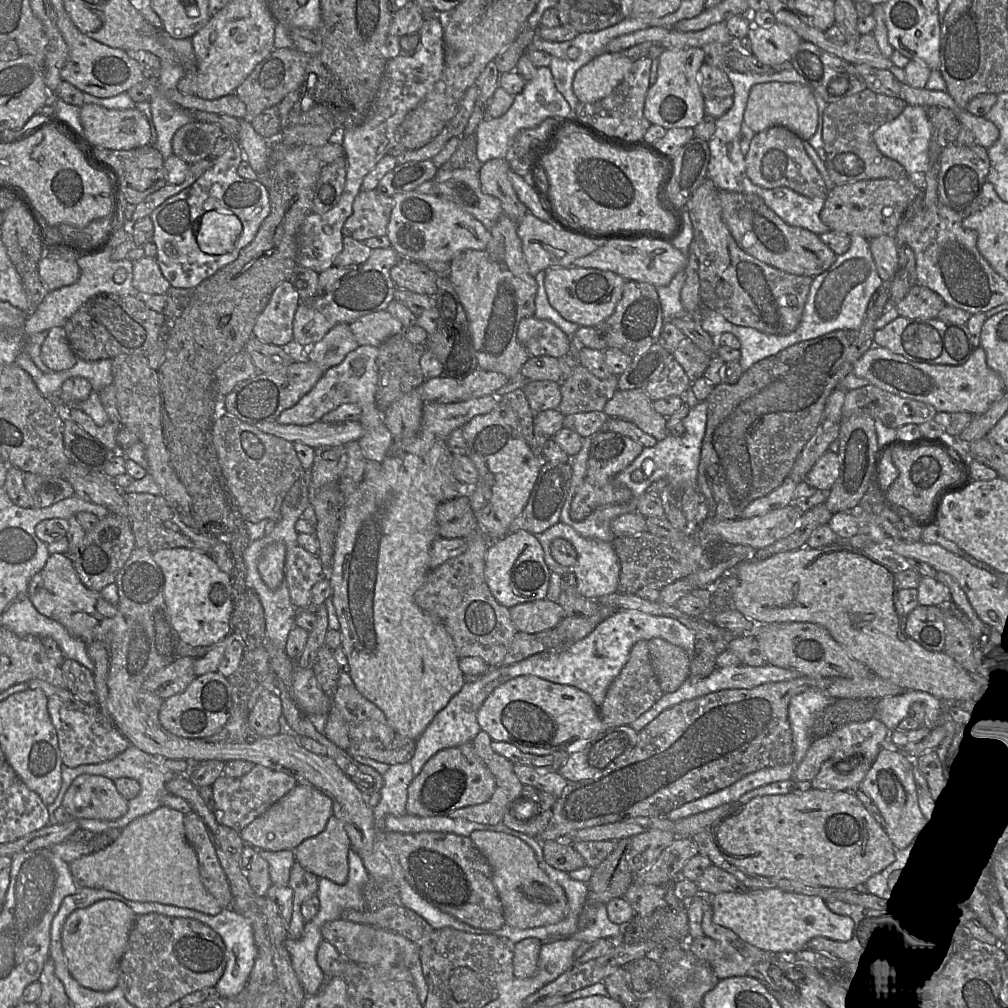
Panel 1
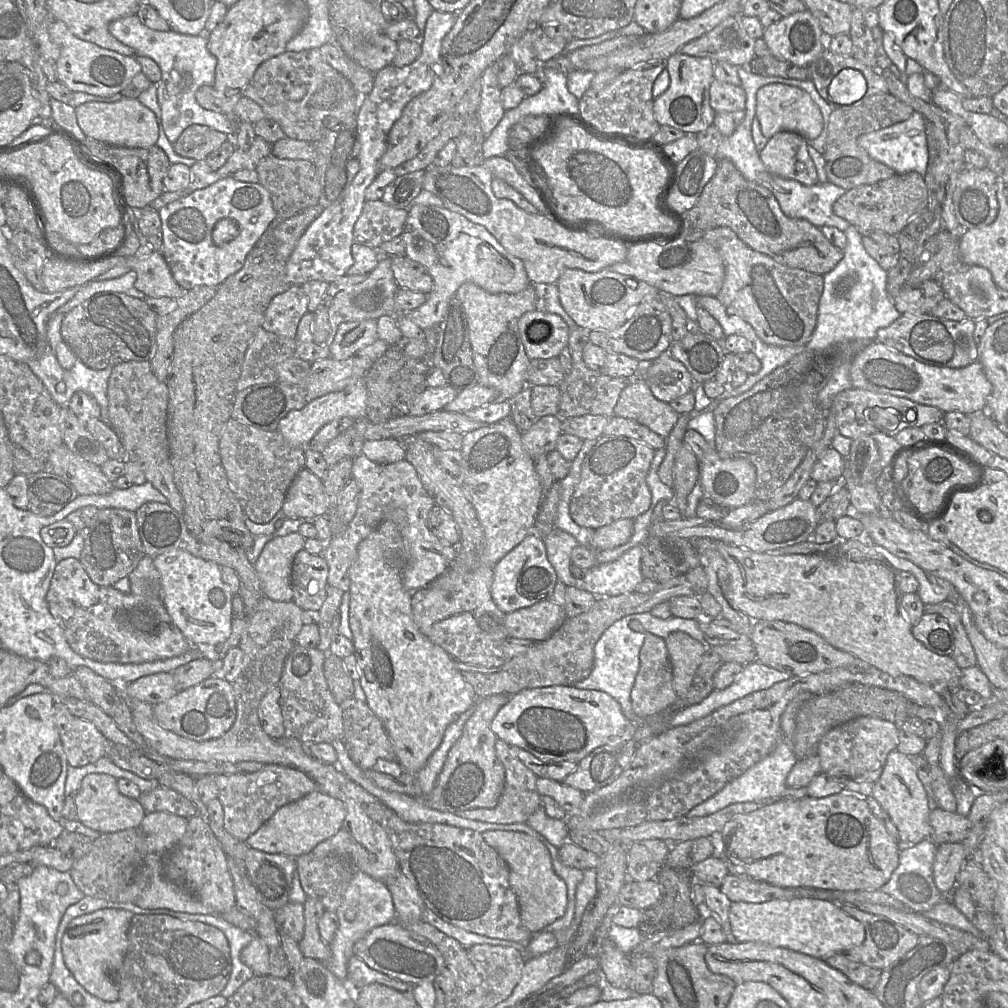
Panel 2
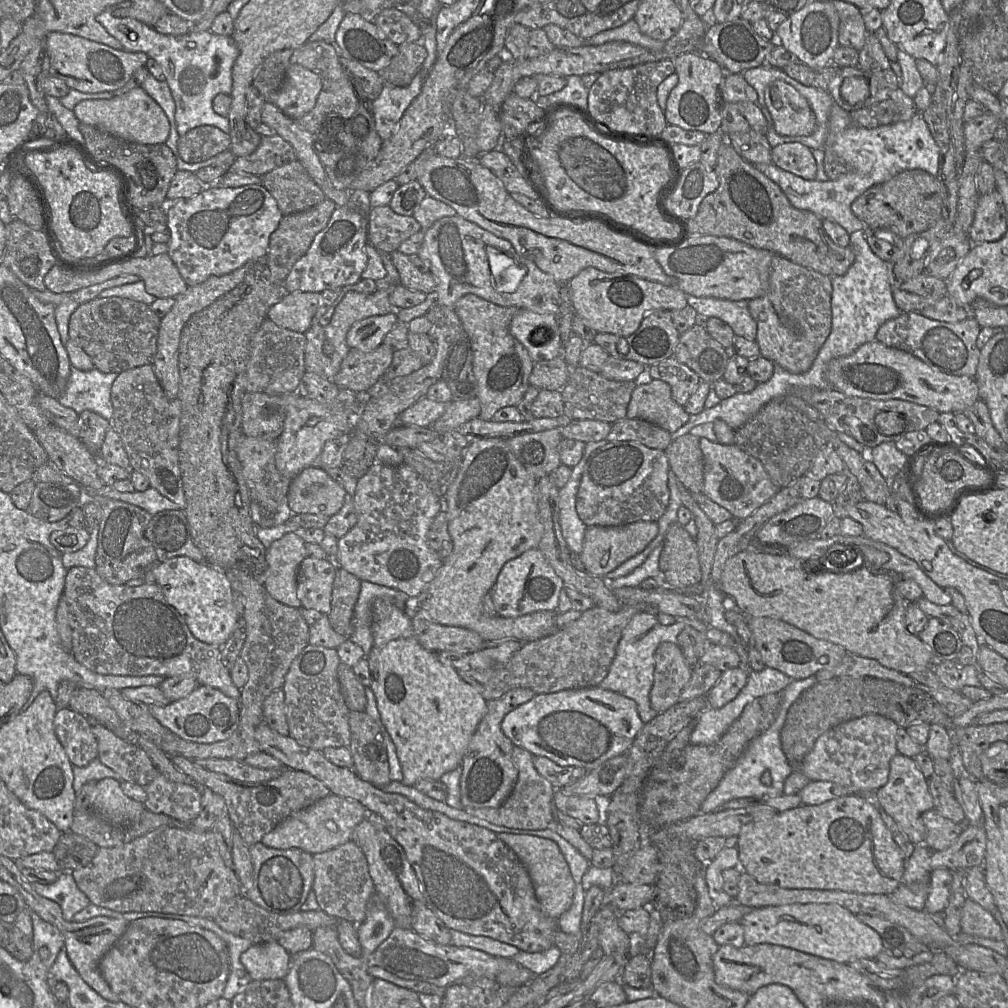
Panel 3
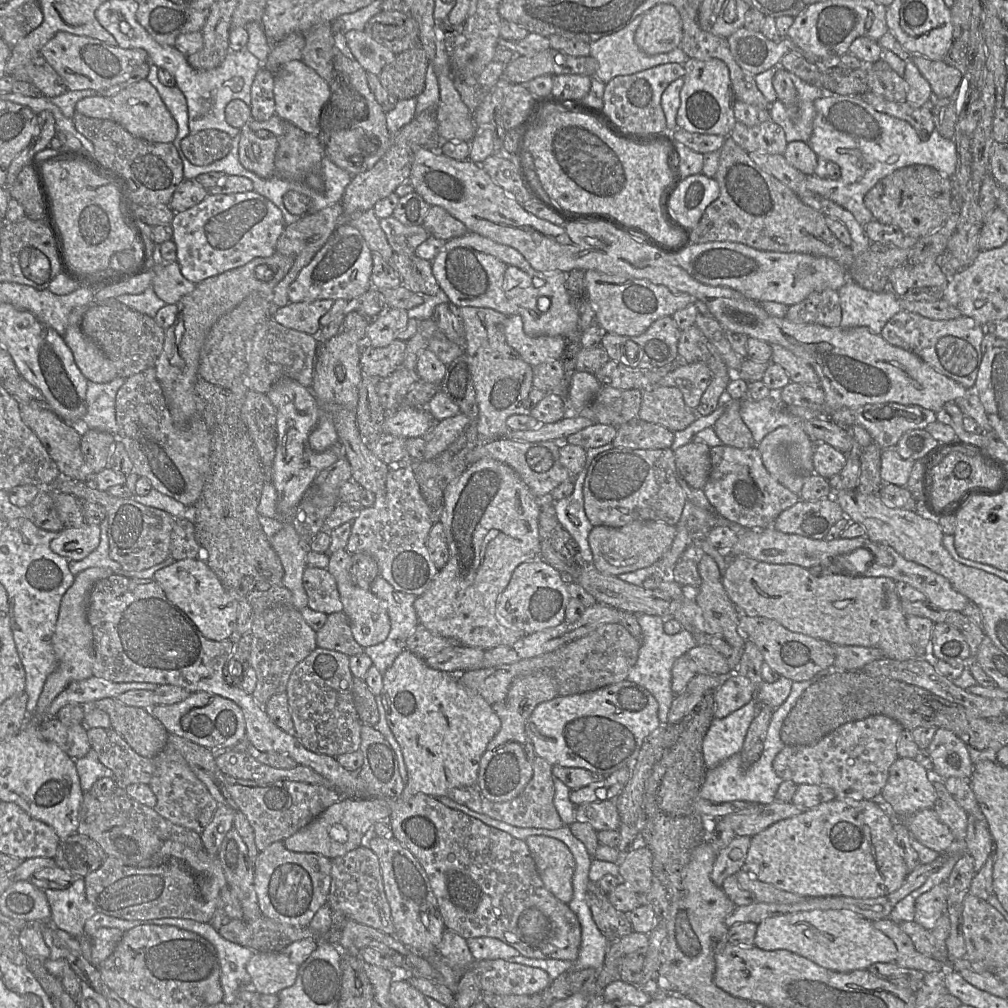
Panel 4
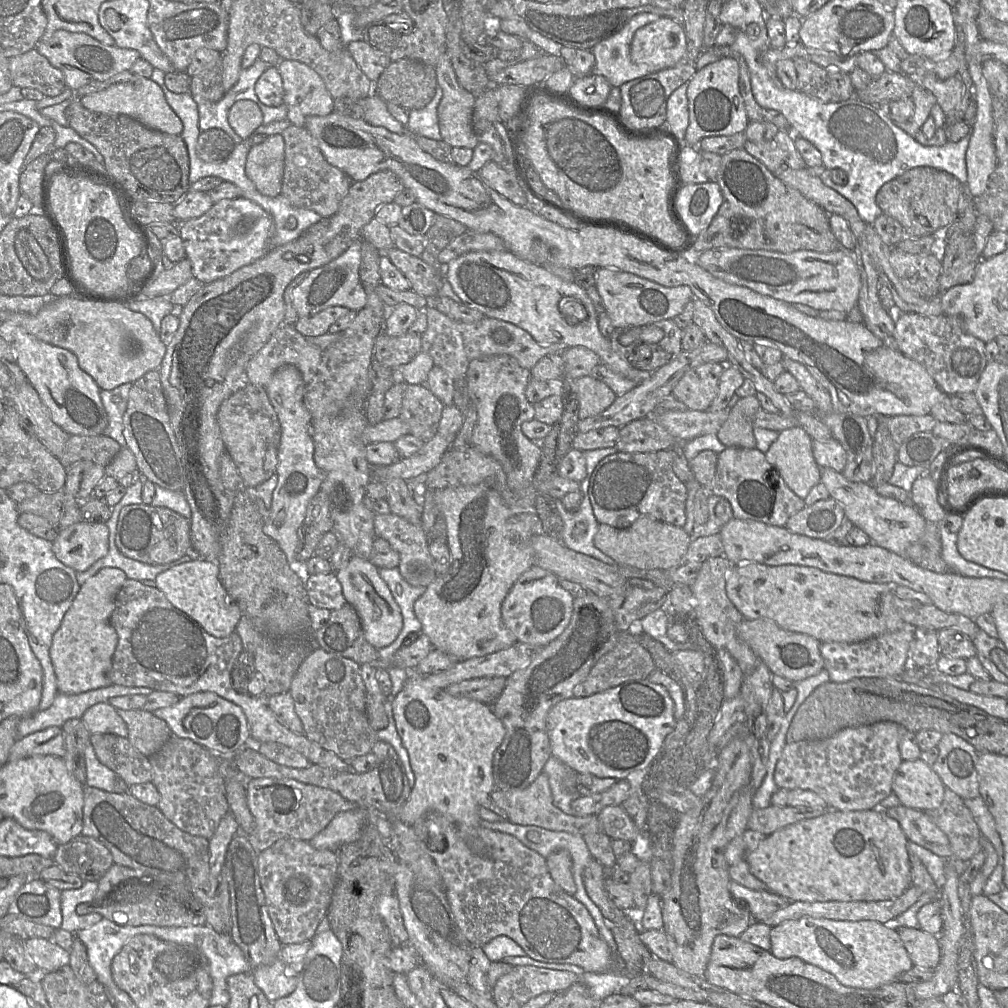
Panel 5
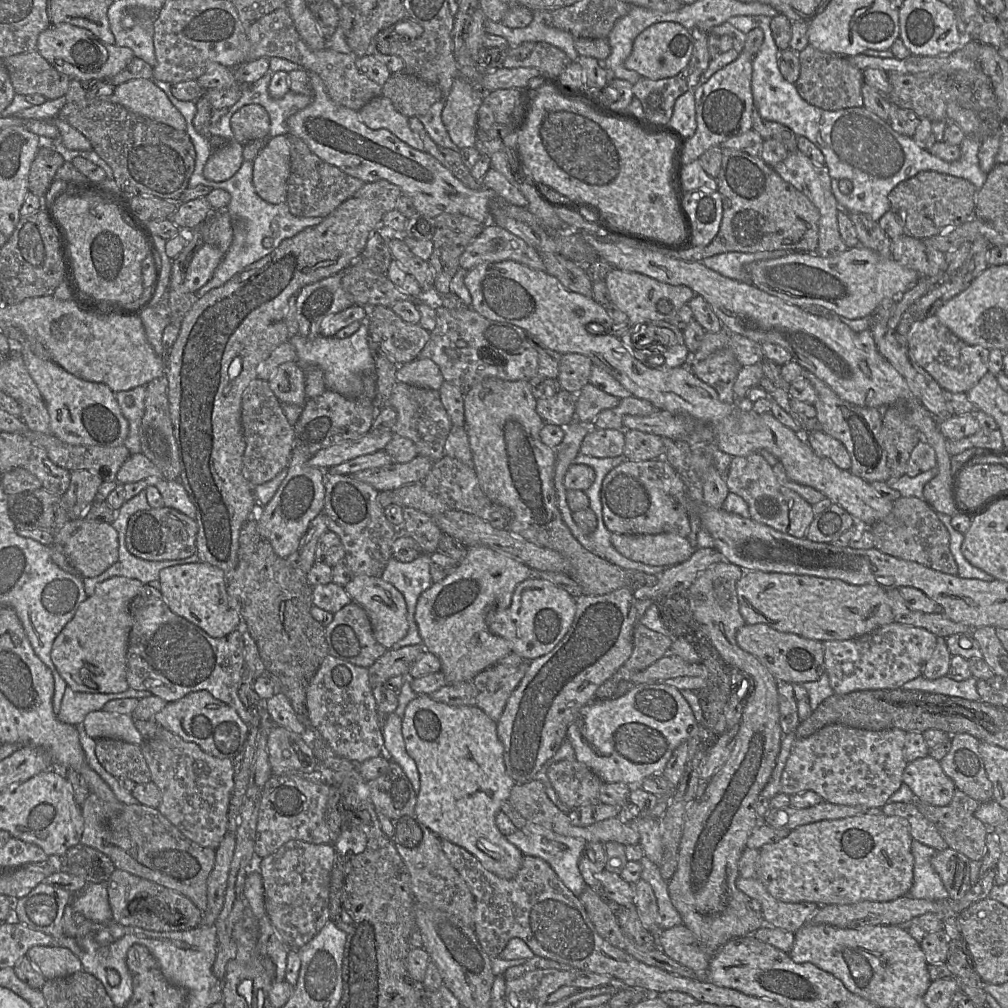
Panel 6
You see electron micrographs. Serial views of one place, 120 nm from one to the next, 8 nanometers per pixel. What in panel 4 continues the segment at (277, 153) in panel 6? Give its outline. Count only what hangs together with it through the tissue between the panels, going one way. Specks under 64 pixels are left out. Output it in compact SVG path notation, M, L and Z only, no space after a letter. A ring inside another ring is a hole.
M248 124L240 128L239 161L249 171L261 178L277 175L275 155L279 145L278 137L259 138Z

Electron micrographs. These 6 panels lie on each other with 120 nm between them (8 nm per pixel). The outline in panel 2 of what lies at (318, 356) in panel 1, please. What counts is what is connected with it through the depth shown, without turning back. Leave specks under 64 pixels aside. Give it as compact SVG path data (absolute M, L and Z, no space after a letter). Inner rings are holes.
M374 319L341 323L329 347L330 358L345 360L378 339Z

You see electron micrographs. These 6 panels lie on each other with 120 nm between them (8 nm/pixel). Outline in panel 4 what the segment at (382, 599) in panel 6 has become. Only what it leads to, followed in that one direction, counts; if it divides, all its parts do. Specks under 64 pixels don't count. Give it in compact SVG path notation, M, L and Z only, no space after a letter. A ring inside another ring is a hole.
M340 549L329 555L328 571L334 576L343 612L347 615L351 631L356 642L363 648L377 645L385 641L391 629L391 623L387 609L382 602L369 589L356 585L351 576L352 554L345 549Z

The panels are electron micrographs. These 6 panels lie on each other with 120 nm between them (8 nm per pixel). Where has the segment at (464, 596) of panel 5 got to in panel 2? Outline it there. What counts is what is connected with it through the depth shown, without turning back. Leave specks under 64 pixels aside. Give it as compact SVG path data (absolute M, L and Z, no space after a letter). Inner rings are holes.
M510 418L463 435L462 473L457 478L468 500L474 507L484 532L484 549L480 554L480 563L493 567L500 559L516 547L533 531L543 490L535 472L533 459L525 452L521 443L521 433ZM543 600L506 614L504 625L508 637L542 642L566 620L562 606Z

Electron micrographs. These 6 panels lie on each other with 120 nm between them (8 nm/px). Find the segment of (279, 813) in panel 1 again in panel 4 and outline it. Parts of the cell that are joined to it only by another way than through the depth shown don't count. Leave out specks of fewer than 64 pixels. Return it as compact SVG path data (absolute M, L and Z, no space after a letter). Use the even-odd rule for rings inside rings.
M344 798L341 799L339 802L335 803L334 805L330 806L327 810L325 810L323 813L321 813L314 821L312 821L309 825L307 825L305 828L297 832L296 834L292 835L291 837L285 839L283 841L284 846L291 851L294 852L307 852L307 853L316 853L319 855L322 855L324 857L327 857L329 859L334 859L336 857L345 855L346 853L358 848L359 846L362 845L364 842L364 835L366 832L369 830L370 827L374 827L374 825L377 822L388 822L389 818L392 813L392 807L388 803L387 800L398 800L398 799L372 799L372 798Z

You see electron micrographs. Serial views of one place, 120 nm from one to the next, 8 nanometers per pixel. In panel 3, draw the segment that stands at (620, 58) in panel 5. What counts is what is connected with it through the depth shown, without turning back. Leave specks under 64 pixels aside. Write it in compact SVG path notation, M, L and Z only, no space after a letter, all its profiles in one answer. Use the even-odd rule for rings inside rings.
M635 19L629 20L620 27L600 32L586 41L593 46L611 41L625 41L649 50L662 50L665 44L664 41L659 41L643 34Z

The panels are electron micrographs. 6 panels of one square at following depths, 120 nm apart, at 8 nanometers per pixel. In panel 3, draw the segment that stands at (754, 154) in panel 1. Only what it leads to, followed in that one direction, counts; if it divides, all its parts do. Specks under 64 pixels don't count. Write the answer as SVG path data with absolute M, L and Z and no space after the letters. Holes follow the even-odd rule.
M786 142L772 148L772 163L805 180L816 180L817 163L809 147L799 142Z

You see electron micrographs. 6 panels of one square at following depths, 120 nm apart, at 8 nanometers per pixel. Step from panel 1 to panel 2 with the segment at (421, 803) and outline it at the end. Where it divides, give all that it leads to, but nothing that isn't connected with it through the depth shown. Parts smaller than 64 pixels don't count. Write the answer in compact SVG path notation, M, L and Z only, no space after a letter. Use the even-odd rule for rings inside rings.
M497 694L475 703L475 711L466 722L461 737L449 750L432 791L424 796L429 807L444 812L458 813L472 808L493 808L498 804L505 785L505 768L496 755L495 744L498 737L492 731L491 723L511 697L510 694Z

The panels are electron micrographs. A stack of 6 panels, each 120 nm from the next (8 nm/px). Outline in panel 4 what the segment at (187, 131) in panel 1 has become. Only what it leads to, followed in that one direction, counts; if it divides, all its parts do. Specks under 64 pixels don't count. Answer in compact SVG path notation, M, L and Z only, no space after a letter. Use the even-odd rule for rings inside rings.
M205 129L181 140L185 157L196 166L206 166L224 158L232 148L232 138L224 131Z

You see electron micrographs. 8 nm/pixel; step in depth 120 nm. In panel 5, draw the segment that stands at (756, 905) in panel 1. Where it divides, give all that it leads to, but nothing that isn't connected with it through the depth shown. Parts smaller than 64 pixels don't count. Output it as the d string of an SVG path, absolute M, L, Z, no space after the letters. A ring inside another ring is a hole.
M804 916L791 919L771 927L770 952L779 959L798 957L832 974L842 985L858 989L876 989L898 981L899 977L914 967L897 929L891 924L862 920L857 922Z

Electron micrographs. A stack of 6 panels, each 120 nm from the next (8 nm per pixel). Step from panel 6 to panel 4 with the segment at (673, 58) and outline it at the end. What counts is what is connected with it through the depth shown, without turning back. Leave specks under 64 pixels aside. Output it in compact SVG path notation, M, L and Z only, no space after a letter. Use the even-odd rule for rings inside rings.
M660 3L646 11L635 32L635 43L648 55L667 53L680 46L682 20L671 4Z

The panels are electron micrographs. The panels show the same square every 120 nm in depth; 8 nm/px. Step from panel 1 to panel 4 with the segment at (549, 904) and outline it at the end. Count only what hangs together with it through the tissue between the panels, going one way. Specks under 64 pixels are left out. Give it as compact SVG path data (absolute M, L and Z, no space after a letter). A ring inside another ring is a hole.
M545 835L529 836L525 843L546 889L568 904L573 897L575 871L575 861L569 848L562 841Z

